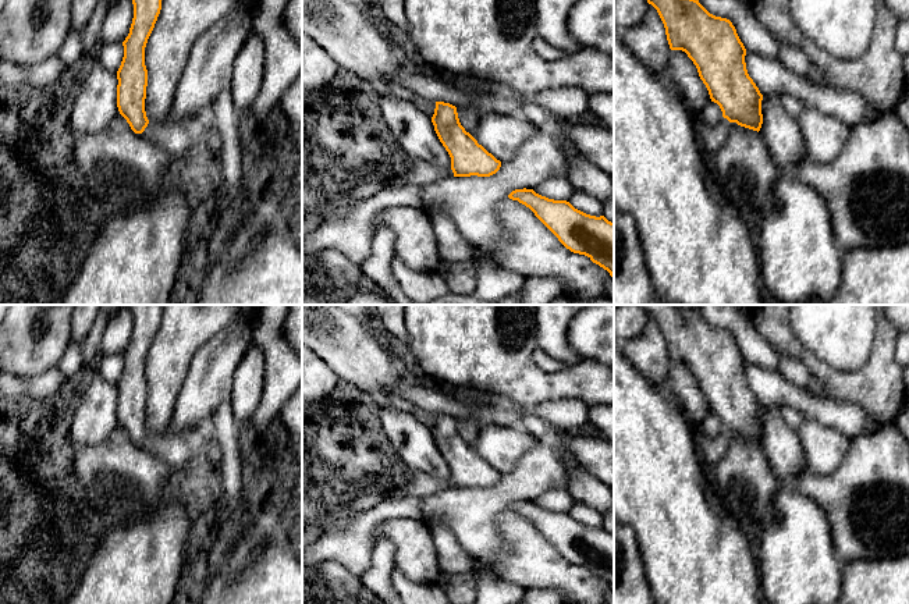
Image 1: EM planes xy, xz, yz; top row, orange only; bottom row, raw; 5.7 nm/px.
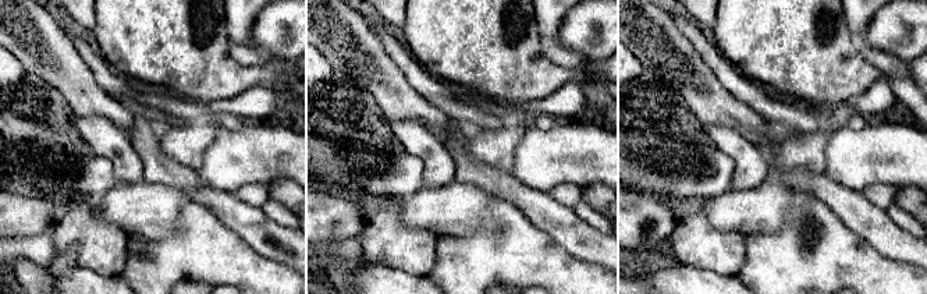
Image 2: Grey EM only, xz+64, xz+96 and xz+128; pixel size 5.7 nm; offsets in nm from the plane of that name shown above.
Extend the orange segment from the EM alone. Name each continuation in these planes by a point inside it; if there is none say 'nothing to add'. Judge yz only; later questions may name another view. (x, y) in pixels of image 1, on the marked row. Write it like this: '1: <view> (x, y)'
nothing to add

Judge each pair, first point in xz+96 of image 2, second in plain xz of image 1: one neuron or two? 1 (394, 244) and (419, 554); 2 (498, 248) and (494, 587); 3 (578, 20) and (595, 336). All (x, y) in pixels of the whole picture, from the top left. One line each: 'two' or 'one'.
1: one
2: two
3: one

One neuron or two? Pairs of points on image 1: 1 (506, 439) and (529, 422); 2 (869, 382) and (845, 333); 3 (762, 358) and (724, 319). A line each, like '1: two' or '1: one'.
1: two
2: two
3: one

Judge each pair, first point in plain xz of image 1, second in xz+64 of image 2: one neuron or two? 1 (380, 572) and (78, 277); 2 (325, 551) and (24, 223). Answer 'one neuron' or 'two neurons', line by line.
1: two neurons
2: two neurons

